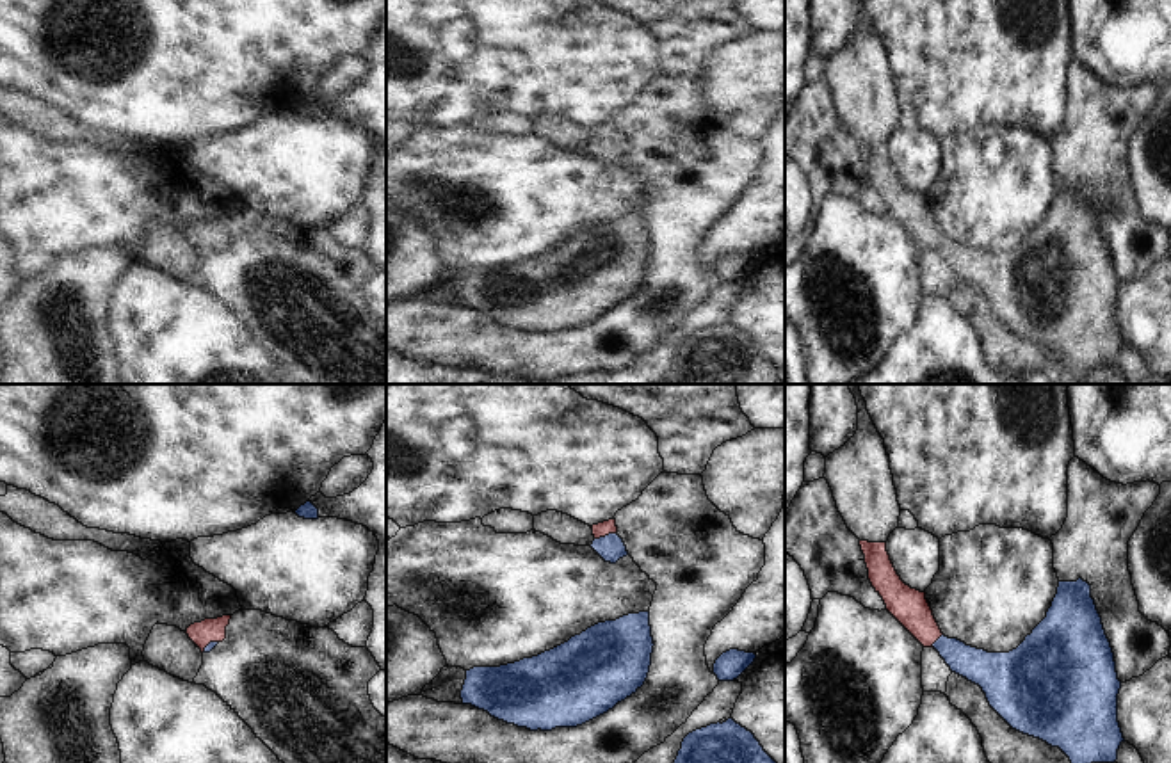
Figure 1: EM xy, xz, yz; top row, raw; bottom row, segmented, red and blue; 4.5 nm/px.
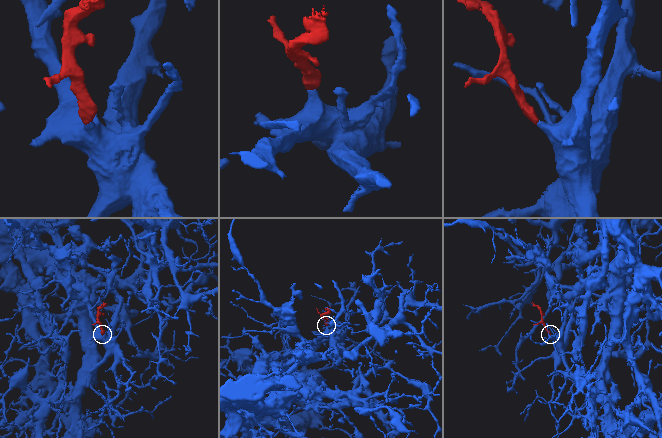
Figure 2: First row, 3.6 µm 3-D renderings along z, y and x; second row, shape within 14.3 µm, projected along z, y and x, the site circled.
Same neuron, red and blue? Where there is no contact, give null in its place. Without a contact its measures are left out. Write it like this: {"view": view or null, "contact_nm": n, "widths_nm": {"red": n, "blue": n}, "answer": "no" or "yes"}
{"view": "xz", "contact_nm": 100, "widths_nm": {"red": 70, "blue": 120}, "answer": "yes"}

